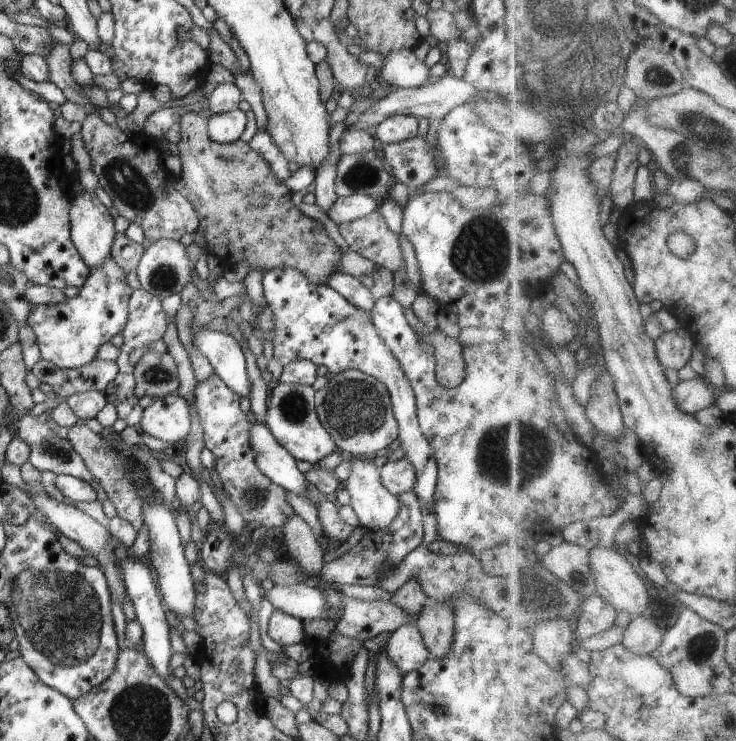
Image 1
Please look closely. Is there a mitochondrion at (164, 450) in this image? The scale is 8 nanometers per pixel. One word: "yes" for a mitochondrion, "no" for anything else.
no

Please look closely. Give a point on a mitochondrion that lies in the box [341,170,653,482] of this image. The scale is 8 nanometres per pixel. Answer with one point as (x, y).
(482, 252)

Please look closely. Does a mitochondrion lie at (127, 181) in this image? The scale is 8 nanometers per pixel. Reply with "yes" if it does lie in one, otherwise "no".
yes

